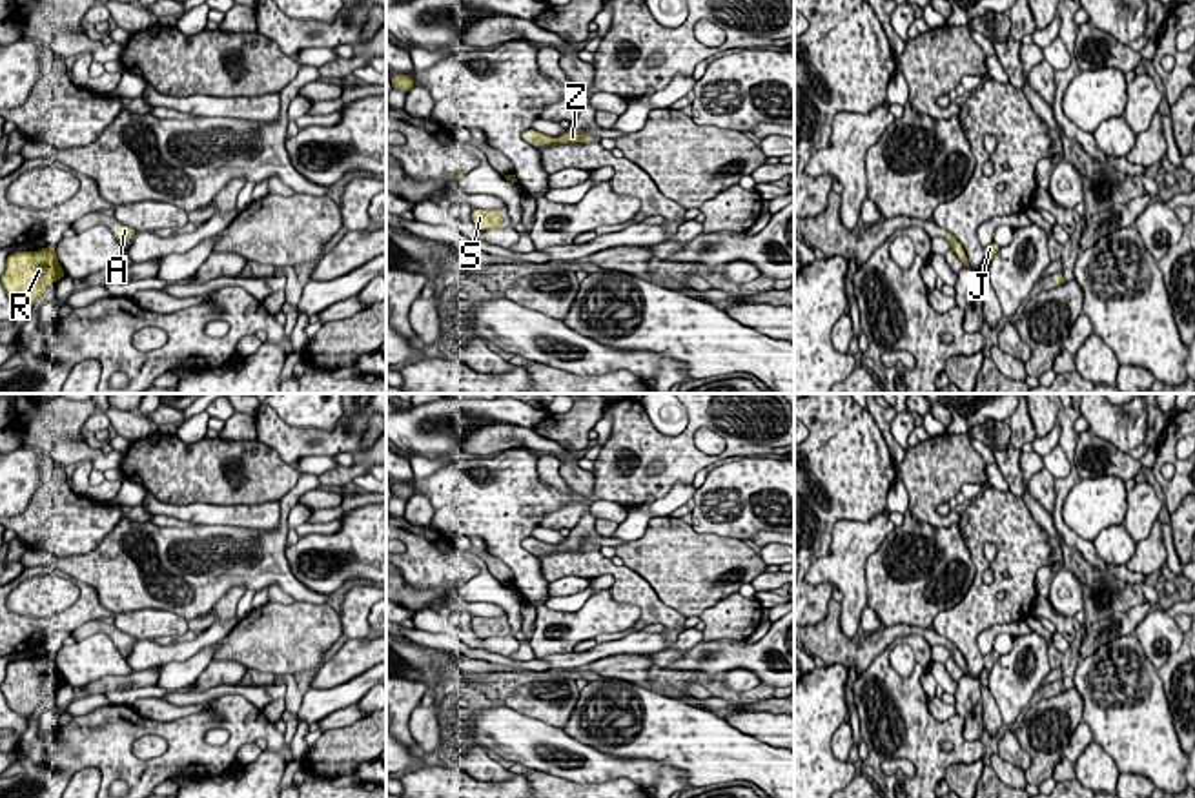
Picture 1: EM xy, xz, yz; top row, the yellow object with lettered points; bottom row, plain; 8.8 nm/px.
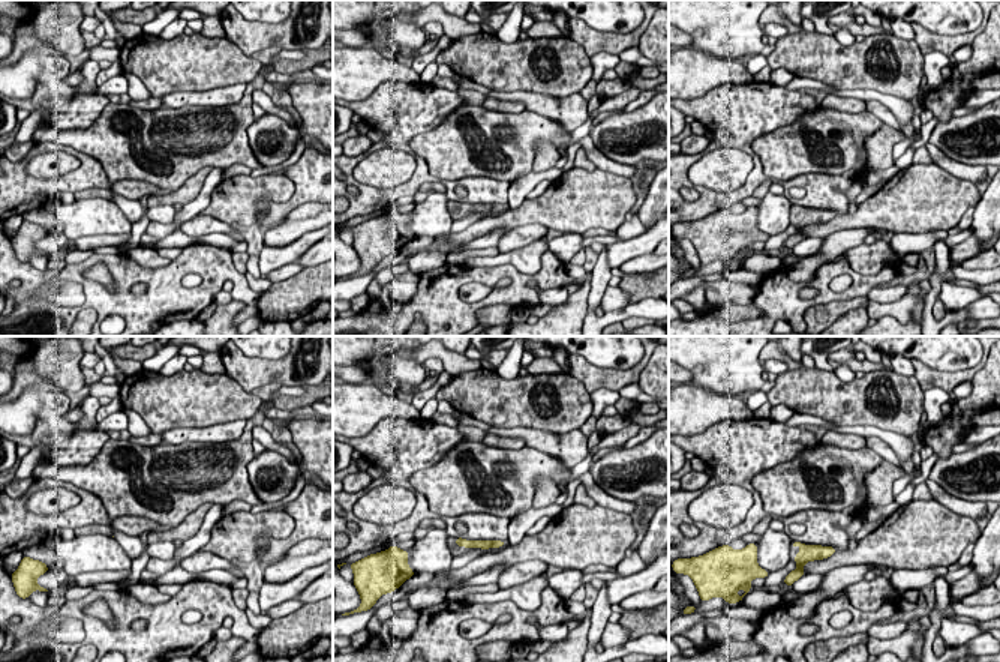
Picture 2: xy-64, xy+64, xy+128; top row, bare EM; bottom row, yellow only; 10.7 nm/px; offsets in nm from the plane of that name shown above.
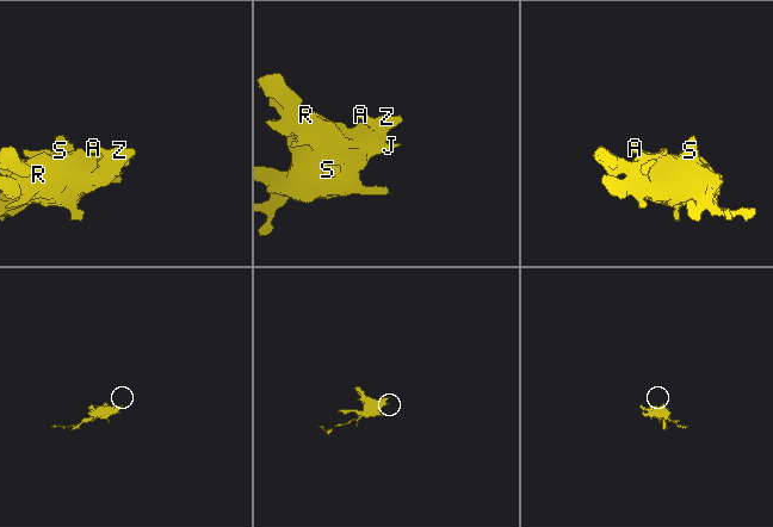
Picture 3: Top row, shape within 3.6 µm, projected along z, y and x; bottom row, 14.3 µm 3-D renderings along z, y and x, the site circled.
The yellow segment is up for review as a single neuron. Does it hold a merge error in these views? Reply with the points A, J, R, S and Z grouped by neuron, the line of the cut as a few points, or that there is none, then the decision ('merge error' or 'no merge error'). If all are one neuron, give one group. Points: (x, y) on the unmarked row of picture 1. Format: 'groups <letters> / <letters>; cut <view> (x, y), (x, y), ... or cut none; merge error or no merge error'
groups A J R S Z; cut none; no merge error

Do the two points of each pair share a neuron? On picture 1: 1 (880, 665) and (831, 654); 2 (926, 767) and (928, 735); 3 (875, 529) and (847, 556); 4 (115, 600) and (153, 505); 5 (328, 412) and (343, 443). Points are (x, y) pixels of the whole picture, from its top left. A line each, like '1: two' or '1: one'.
1: two
2: one
3: one
4: one
5: two

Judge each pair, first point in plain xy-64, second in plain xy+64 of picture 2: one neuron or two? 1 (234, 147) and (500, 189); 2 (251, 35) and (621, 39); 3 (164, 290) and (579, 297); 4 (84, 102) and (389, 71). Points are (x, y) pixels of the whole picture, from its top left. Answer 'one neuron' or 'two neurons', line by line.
1: two neurons
2: one neuron
3: two neurons
4: two neurons

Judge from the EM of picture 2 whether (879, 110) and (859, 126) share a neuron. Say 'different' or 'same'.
same

